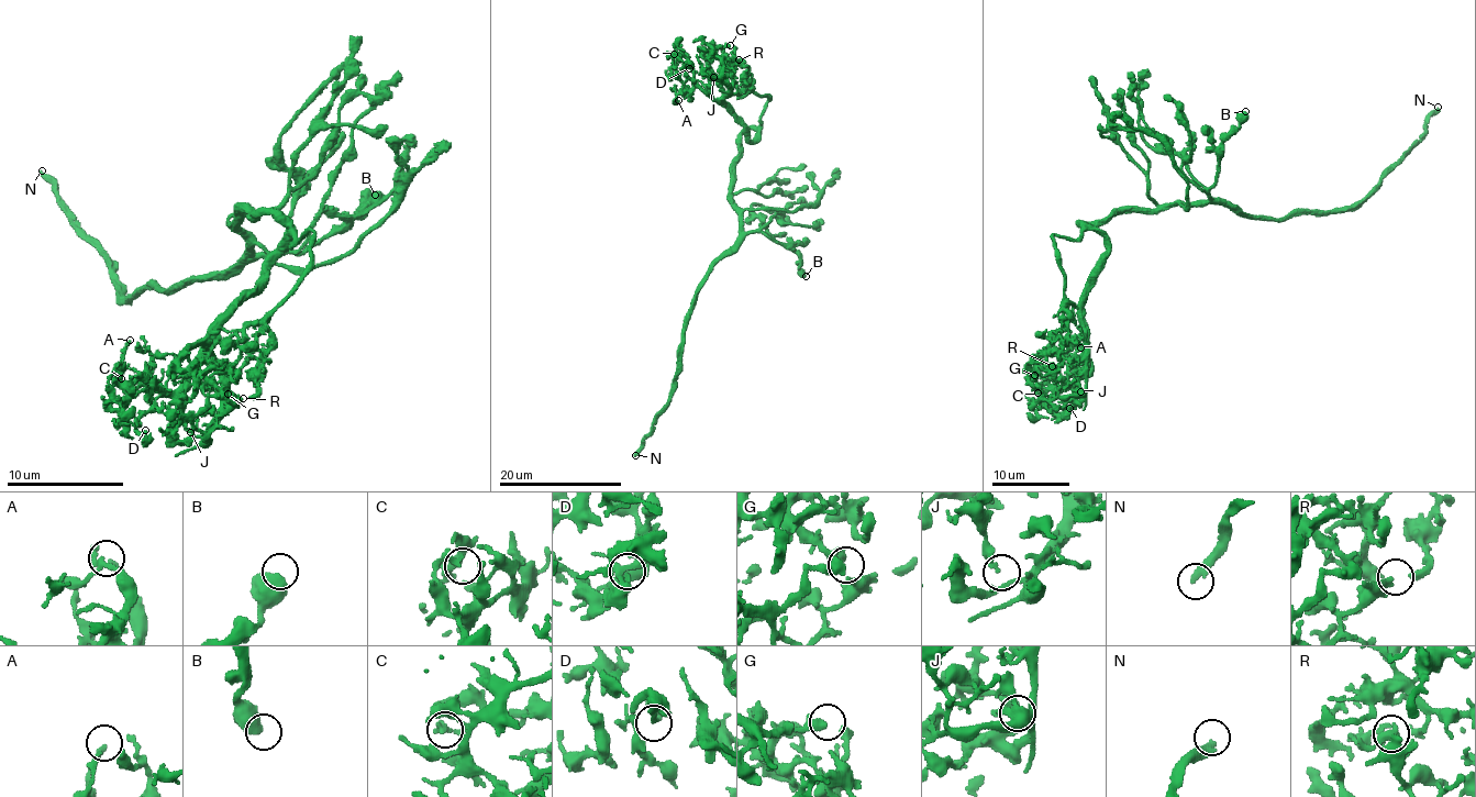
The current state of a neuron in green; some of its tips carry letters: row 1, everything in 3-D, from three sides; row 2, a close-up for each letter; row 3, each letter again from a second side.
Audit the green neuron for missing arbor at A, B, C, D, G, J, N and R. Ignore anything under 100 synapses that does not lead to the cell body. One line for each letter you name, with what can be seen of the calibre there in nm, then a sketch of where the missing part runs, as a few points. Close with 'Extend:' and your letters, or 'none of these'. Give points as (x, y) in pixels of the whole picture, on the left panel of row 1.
N: 320 nm
Extend: N

